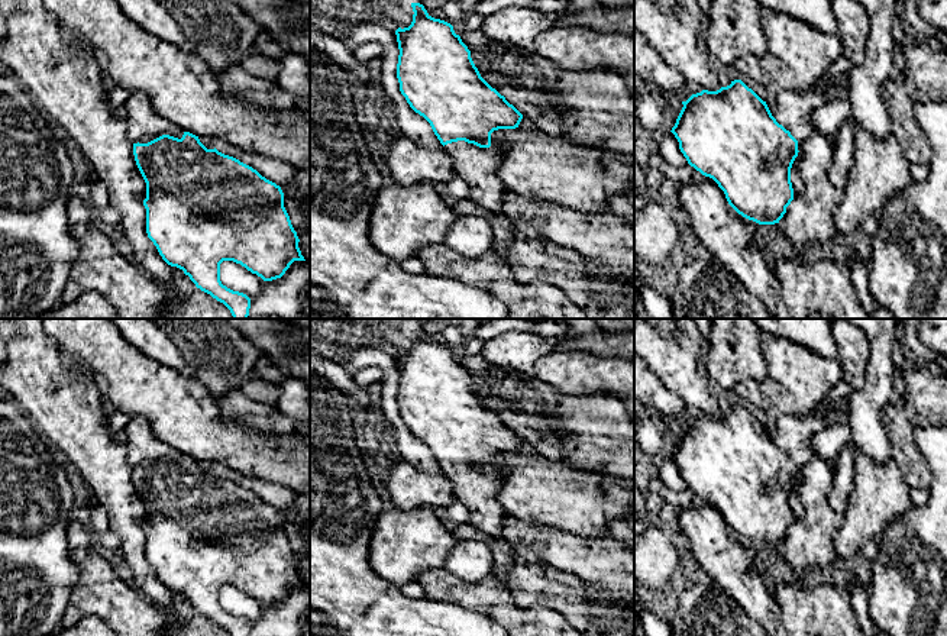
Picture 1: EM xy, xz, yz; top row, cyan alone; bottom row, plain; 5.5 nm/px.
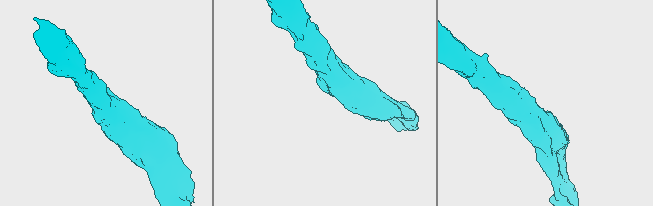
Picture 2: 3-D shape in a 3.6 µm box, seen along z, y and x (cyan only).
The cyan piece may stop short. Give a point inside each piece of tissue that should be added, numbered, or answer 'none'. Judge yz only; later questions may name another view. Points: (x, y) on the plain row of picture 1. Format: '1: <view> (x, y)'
1: yz (792, 435)

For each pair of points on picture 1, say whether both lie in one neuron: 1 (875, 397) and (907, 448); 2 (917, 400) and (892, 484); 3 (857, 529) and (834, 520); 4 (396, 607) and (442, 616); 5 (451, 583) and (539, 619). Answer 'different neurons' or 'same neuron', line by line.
1: different neurons
2: different neurons
3: different neurons
4: same neuron
5: same neuron

